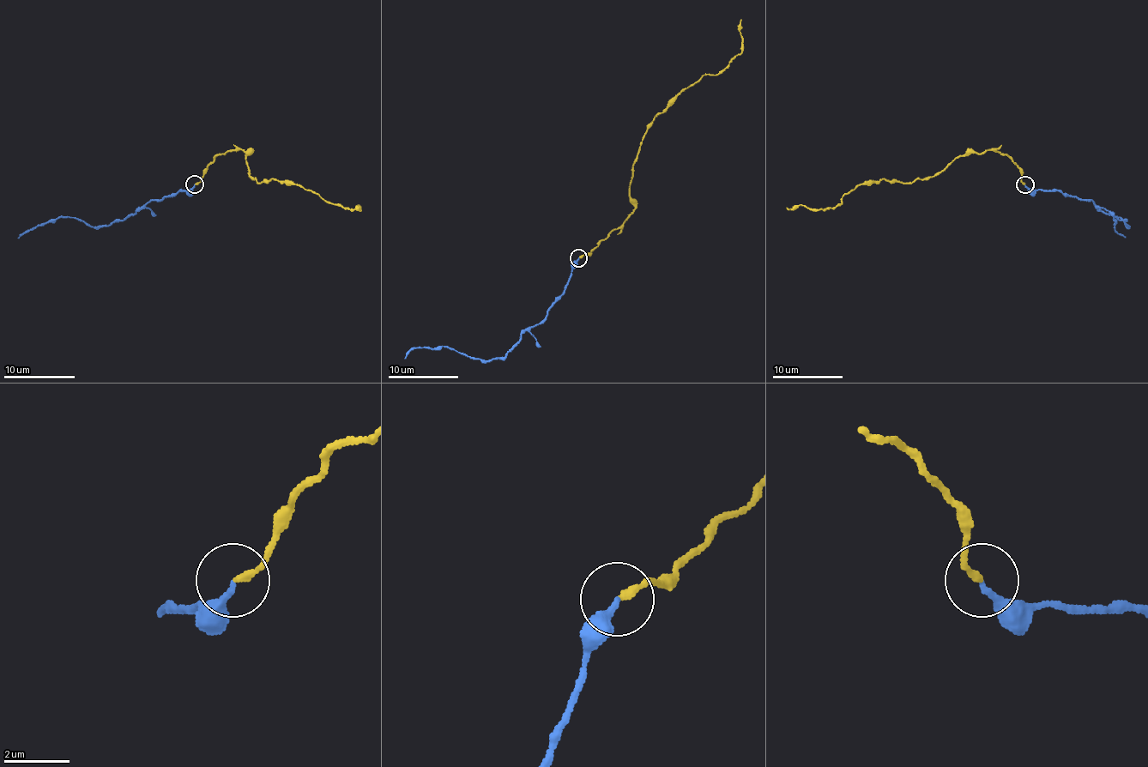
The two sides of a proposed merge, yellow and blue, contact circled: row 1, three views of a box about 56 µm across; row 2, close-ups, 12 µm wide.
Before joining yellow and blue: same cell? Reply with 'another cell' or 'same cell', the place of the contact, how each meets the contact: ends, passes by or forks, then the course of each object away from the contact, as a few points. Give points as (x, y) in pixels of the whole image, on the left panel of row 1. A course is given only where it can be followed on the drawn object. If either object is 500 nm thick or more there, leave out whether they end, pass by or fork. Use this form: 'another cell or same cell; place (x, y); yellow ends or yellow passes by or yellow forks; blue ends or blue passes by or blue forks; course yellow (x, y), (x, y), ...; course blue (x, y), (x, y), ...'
same cell; place (194, 184); yellow ends; blue ends; course yellow (195, 184), (218, 154), (243, 149), (251, 153), (248, 174), (259, 183), (293, 181), (323, 199), (359, 208); course blue (195, 184), (145, 204), (135, 213), (107, 226), (94, 226), (71, 217), (52, 219), (18, 238)

